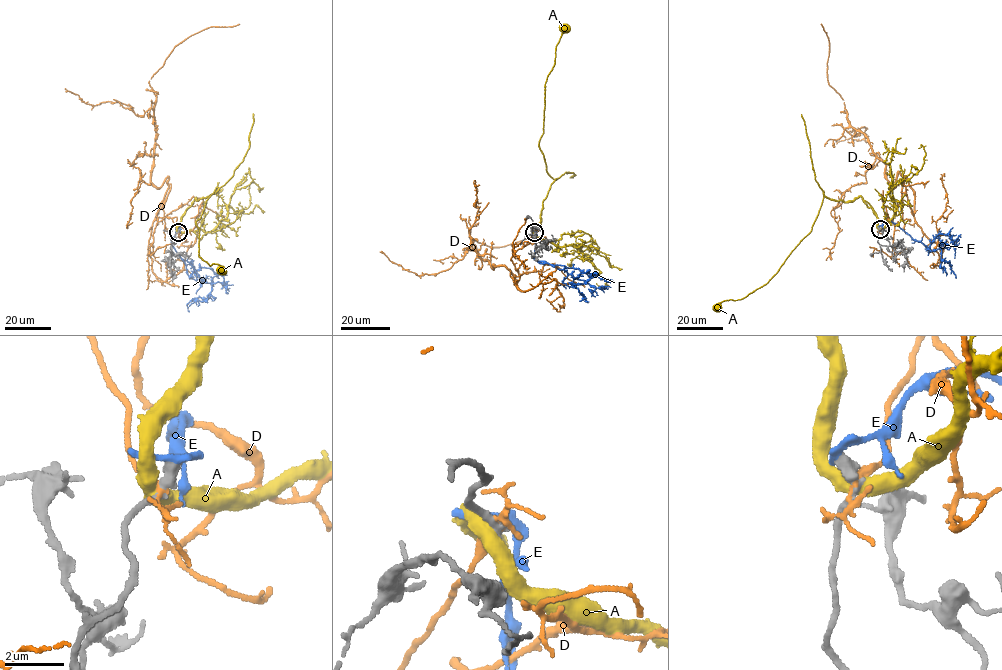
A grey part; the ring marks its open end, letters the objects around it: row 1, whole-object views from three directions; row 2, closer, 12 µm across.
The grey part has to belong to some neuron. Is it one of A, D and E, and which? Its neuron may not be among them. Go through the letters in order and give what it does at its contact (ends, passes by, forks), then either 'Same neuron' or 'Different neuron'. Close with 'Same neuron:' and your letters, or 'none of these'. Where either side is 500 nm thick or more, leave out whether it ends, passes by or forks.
A: It passes by. Different neuron
D: It forks there. Different neuron
E: It passes by. Different neuron
Same neuron: none of these

